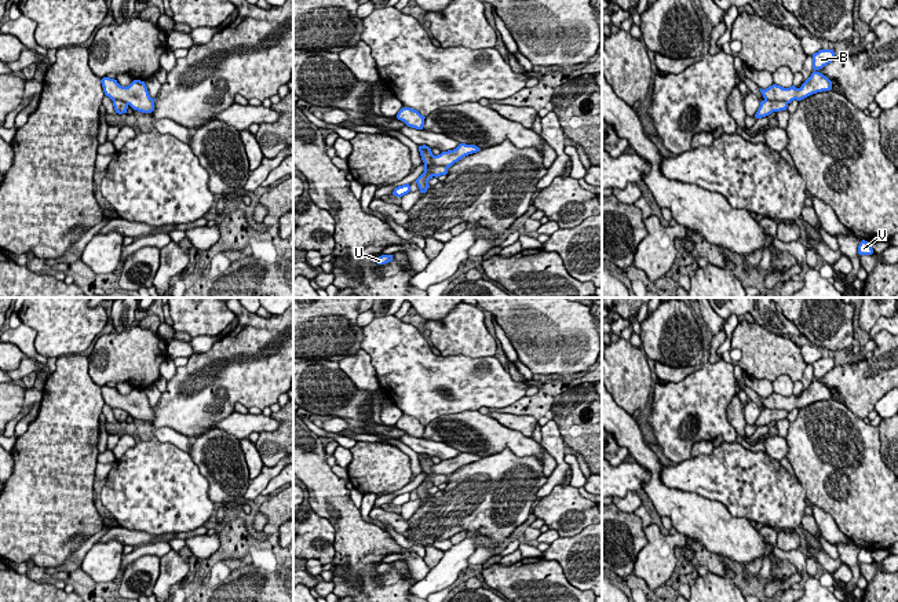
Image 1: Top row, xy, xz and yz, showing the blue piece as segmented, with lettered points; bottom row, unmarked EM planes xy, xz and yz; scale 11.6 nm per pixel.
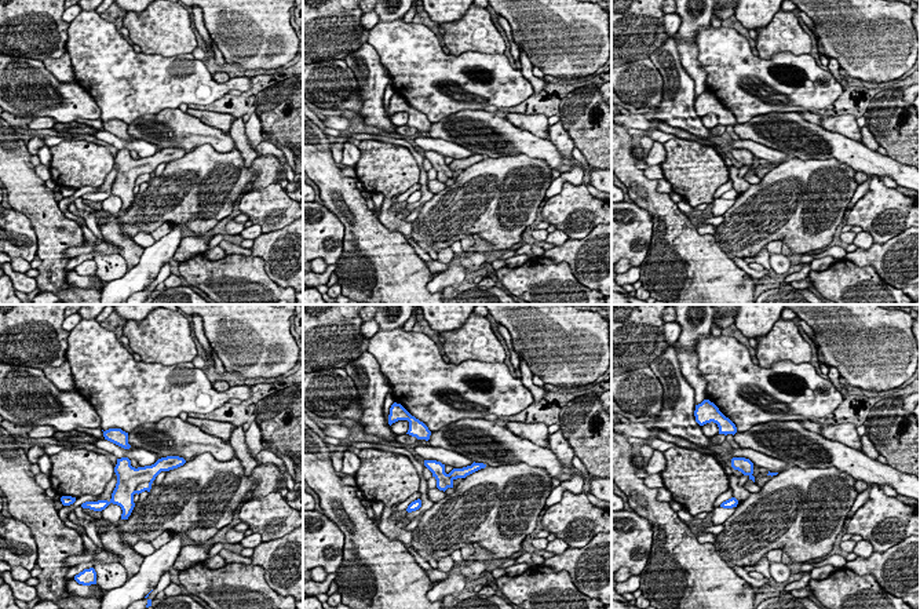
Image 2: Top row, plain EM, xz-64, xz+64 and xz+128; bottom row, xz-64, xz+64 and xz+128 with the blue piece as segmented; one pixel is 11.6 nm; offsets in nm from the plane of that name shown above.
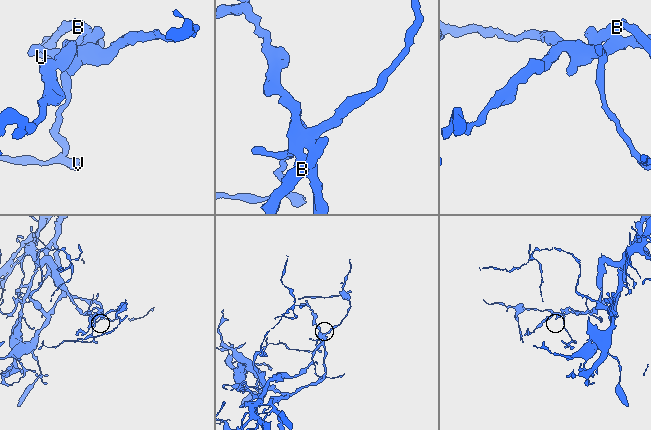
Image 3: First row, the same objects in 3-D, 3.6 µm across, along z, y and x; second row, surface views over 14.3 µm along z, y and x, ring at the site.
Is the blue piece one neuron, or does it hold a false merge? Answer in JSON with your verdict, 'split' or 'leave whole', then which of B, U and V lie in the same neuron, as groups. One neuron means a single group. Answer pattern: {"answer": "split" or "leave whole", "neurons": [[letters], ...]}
{"answer": "split", "neurons": [["B", "U"], ["V"]]}

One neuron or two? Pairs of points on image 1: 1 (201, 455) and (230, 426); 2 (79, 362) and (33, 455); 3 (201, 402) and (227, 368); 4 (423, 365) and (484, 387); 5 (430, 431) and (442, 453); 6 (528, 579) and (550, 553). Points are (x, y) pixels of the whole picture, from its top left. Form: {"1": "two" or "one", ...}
{"1": "two", "2": "one", "3": "one", "4": "one", "5": "two", "6": "two"}

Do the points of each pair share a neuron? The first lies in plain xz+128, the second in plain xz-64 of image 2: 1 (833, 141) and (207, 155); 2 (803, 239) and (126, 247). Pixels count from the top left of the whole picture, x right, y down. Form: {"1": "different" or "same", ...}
{"1": "different", "2": "different"}

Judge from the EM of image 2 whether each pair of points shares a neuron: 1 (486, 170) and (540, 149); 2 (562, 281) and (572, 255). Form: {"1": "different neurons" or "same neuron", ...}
{"1": "different neurons", "2": "different neurons"}

